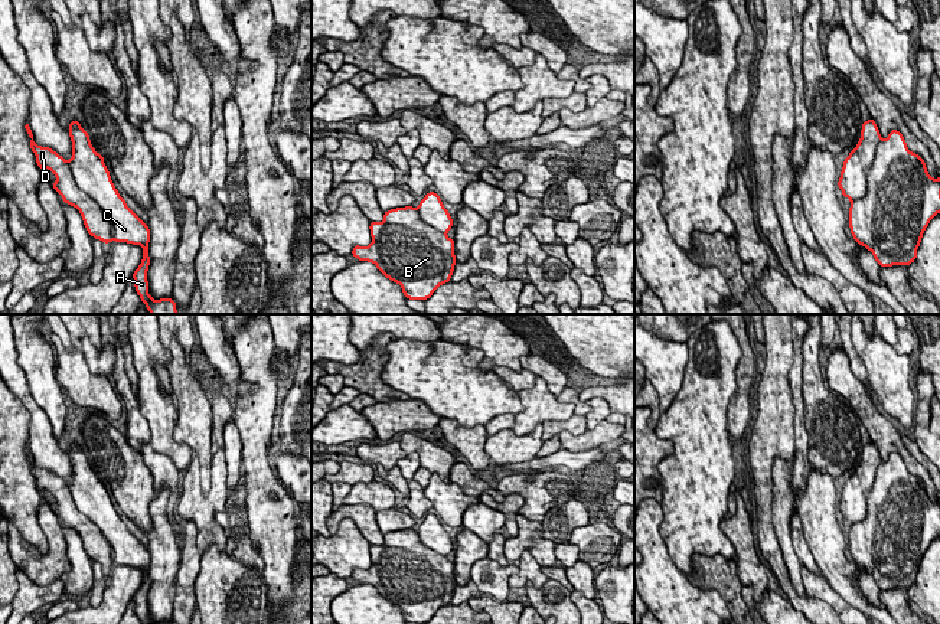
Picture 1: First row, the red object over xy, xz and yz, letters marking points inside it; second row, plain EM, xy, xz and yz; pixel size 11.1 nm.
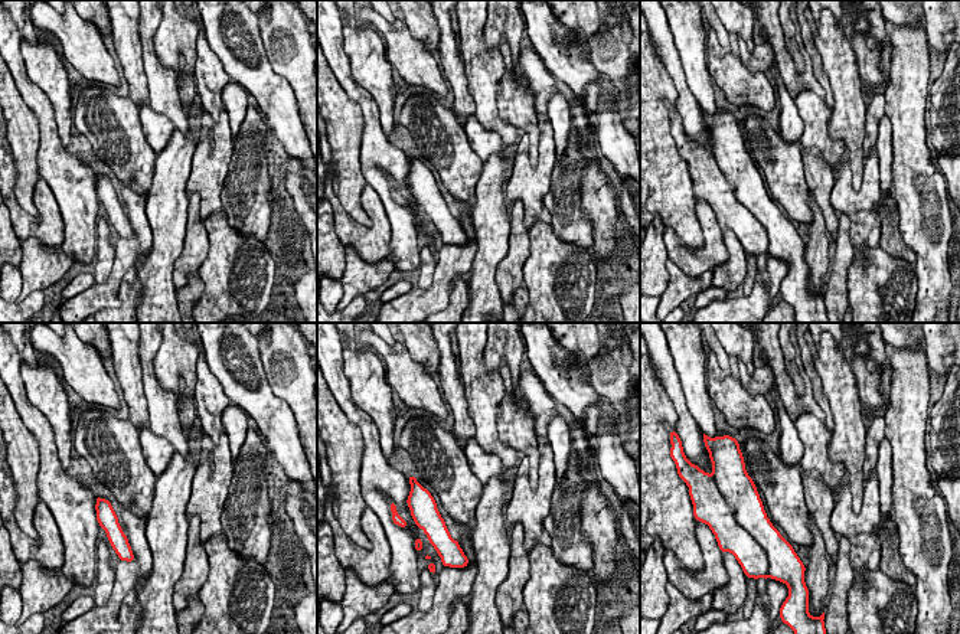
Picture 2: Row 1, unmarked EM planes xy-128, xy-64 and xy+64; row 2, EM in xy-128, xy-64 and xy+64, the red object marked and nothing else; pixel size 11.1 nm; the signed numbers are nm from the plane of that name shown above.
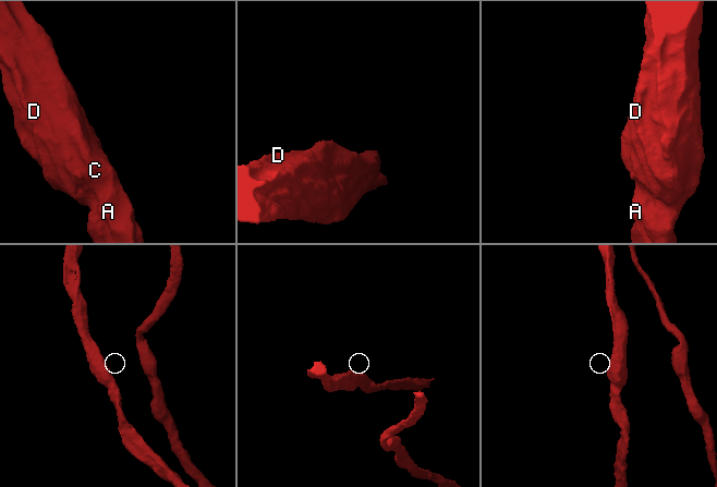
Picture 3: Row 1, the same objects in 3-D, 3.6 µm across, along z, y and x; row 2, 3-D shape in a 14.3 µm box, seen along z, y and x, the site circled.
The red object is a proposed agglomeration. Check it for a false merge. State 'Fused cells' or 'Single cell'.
Single cell

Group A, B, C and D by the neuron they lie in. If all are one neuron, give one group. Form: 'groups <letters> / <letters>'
groups A B C D

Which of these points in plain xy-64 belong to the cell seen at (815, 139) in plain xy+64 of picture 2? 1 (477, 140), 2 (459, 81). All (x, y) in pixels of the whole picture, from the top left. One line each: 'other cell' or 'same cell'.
1: other cell
2: other cell

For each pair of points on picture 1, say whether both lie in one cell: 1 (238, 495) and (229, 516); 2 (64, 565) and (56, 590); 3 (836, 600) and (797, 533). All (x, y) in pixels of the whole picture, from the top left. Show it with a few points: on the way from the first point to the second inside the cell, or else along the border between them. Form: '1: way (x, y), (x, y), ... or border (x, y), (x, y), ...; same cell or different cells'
1: way (235, 500), (235, 510); same cell
2: border (28, 575), (38, 584), (59, 580), (64, 591); different cells
3: way (819, 584), (810, 574), (803, 551); same cell

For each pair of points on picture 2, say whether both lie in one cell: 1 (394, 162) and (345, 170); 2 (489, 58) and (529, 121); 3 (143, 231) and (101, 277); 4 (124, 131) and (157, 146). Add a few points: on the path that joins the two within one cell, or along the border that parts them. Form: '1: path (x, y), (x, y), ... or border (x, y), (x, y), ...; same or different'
1: border (361, 133), (361, 173), (365, 180), (361, 202); different
2: border (499, 84), (498, 113), (500, 118); different
3: border (116, 248), (110, 275), (97, 284); different
4: path (133, 136), (149, 137); same

